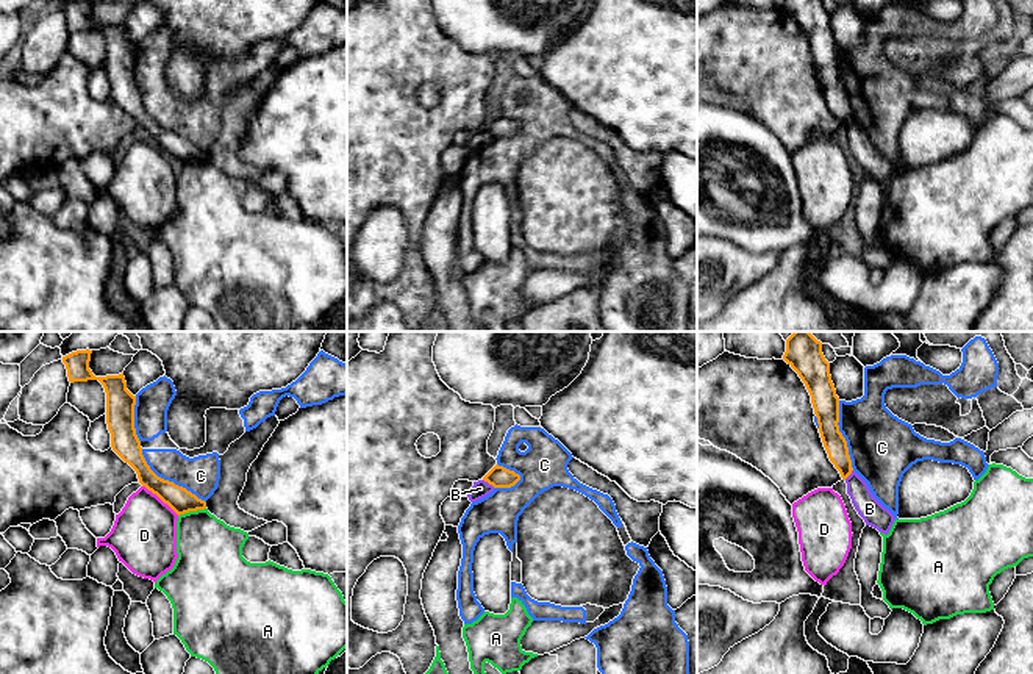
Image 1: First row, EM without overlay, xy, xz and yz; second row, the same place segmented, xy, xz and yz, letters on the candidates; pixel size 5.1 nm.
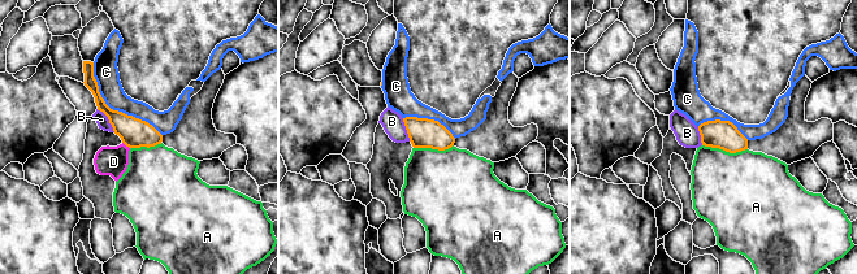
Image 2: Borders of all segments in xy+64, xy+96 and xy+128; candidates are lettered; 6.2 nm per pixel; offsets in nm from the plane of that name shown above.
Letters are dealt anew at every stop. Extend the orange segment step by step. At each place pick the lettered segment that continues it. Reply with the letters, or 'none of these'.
none of these

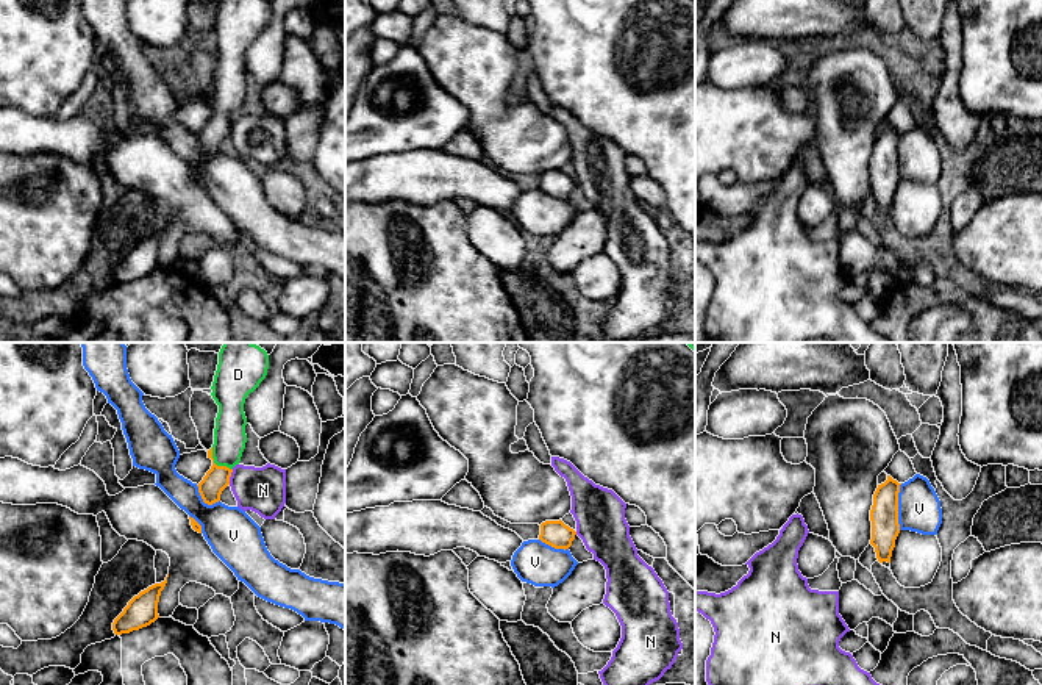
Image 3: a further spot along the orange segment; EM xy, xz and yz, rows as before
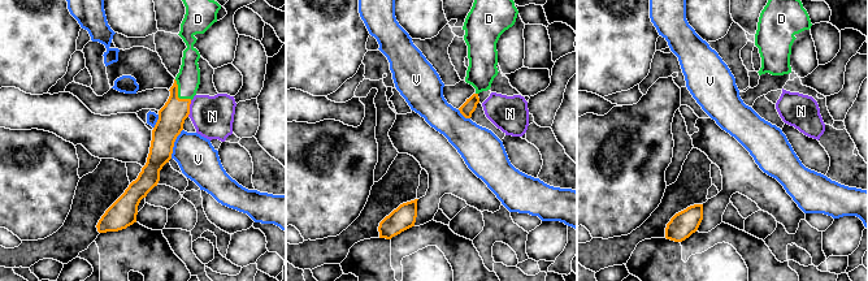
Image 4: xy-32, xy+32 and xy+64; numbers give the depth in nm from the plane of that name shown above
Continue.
D

